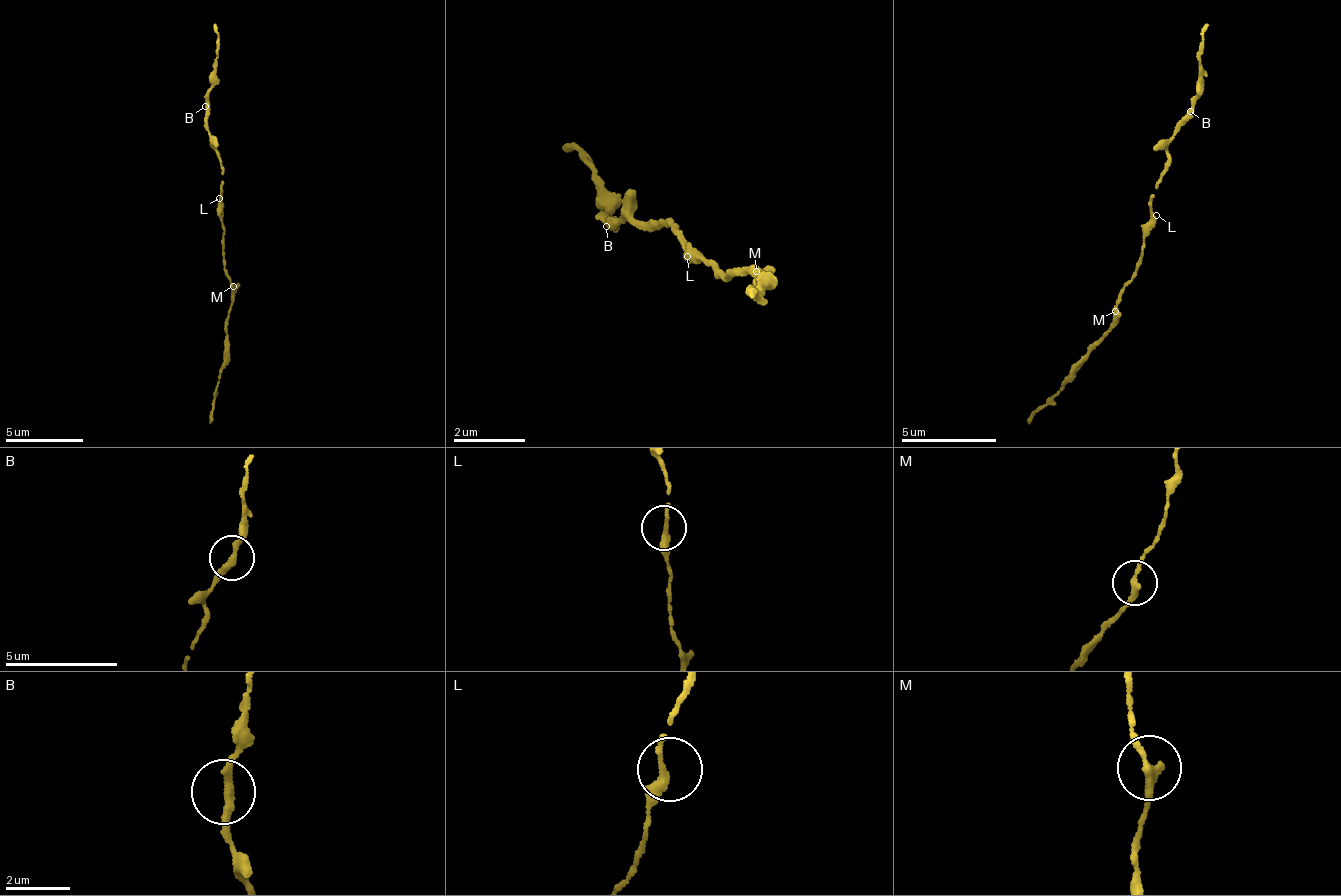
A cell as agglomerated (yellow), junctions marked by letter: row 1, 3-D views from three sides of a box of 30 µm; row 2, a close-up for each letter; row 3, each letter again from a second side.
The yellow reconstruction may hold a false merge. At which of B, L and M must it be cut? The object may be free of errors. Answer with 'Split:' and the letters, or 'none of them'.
Split: none of them

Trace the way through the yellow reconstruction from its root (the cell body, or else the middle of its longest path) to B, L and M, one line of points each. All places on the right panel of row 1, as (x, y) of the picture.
B: (1143, 242), (1143, 230), (1152, 220), (1152, 199), (1162, 175), (1168, 140), (1190, 111)
L: (1143, 242), (1143, 230), (1156, 215)
M: (1143, 242), (1143, 263), (1138, 268), (1138, 276), (1123, 289), (1121, 304), (1116, 309)

